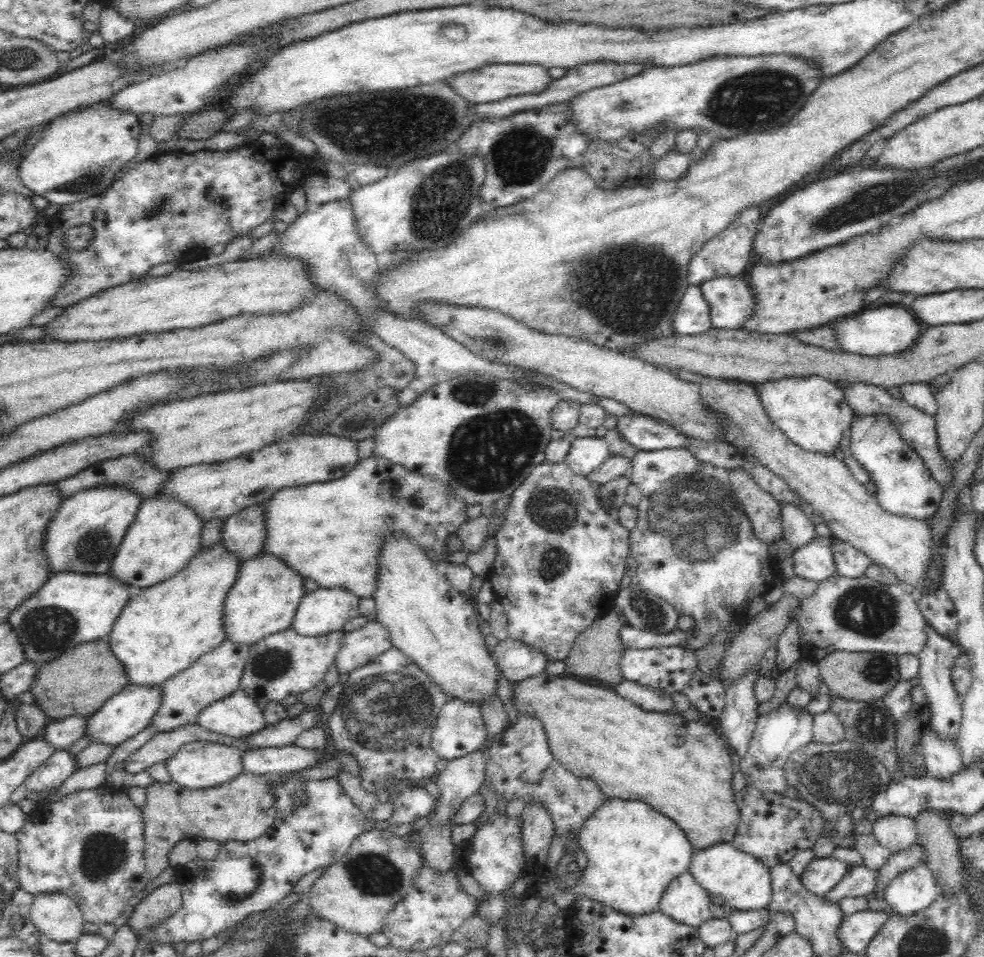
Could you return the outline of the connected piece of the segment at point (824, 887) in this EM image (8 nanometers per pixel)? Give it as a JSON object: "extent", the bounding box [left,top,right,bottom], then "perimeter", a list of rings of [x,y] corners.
{"extent":[799,856,846,897],"perimeter":[[[815,856],[799,877],[808,892],[822,897],[829,890],[832,890],[845,874],[846,865],[844,865],[844,861],[834,859],[831,856],[828,858]]]}

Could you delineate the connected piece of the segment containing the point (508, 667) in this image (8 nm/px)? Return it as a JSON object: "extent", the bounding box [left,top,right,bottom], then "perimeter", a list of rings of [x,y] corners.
{"extent":[492,637,550,683],"perimeter":[[[510,637],[500,641],[492,655],[499,670],[511,683],[540,674],[550,661],[539,648]]]}

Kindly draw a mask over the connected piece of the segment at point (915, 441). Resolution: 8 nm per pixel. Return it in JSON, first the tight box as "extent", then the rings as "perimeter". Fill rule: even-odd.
{"extent":[840,383,952,488],"perimeter":[[[854,383],[840,386],[844,391],[845,399],[857,414],[883,414],[893,422],[906,444],[909,444],[927,464],[932,476],[946,488],[948,482],[952,480],[952,468],[950,463],[944,461],[938,443],[936,443],[936,425],[934,417],[922,412],[918,407],[908,404],[904,399],[892,397],[888,390],[876,385],[864,383]]]}

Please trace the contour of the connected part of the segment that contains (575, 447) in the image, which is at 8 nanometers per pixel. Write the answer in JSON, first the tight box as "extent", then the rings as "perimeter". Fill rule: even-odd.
{"extent":[564,437,611,476],"perimeter":[[[571,437],[564,462],[576,473],[587,476],[611,455],[604,437]]]}

